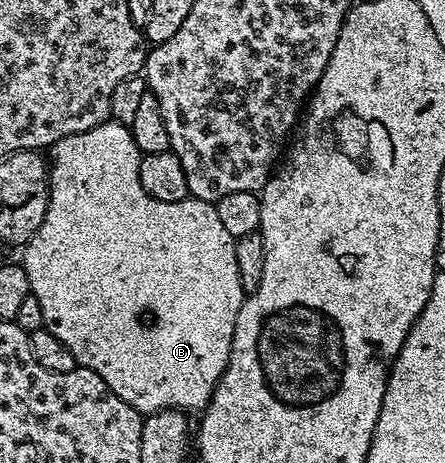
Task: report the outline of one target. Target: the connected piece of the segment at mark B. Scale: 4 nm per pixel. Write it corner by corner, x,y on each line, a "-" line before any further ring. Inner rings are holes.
108,119
102,125
92,127
88,131
80,131
76,135
68,135
64,139
60,139
49,150
48,153
48,168
50,170
50,194
48,195
48,211
44,215
44,223
40,223
40,227
36,231
36,235
32,235
32,239
26,242
21,250
20,264
24,267
24,271
28,275
28,283
33,297
40,303
40,311
44,311
44,328
52,331
52,335
56,335
56,339
60,339
60,343
64,343
64,347
68,347
68,351
72,351
75,362
81,368
91,369
96,371
96,375
100,375
100,379
104,379
104,383
108,383
108,387
116,395
120,395
120,399
124,399
124,403
128,403
133,409
143,415
158,413
161,409
180,409
183,411
201,411
206,408
210,402
210,396
214,393
214,387
219,379
224,375
226,364
230,358
230,348
232,347
232,339
236,331
236,315
240,311
244,294
242,292
242,284
240,283
240,267
236,267
236,247
234,246
235,238
228,235
228,230
220,223
220,215
216,215
216,204
209,201
201,201
195,197
187,196
184,201
176,203
164,203
160,199
152,199
148,195
148,191
144,191
144,187
140,183
140,163
142,162
143,154
136,147
136,143
130,134
128,125
121,125
120,122

